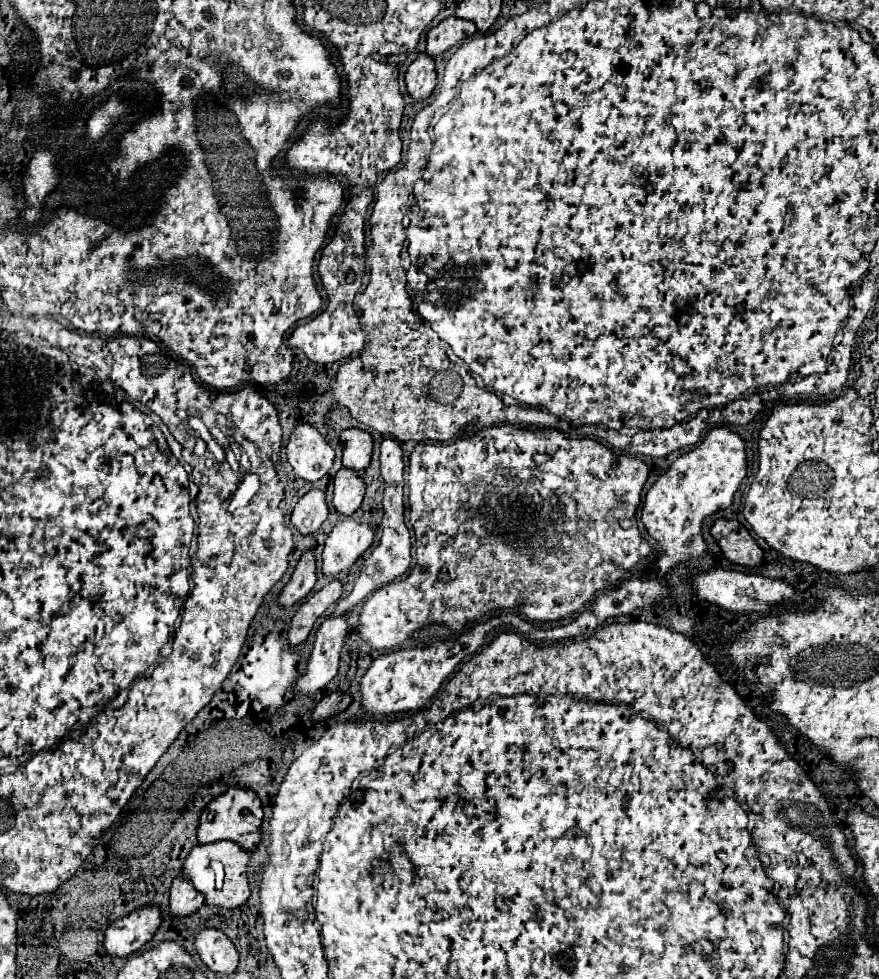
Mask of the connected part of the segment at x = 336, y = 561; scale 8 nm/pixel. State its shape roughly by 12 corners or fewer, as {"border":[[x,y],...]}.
{"border":[[342,518],[330,532],[324,574],[348,570],[374,542],[370,524]]}

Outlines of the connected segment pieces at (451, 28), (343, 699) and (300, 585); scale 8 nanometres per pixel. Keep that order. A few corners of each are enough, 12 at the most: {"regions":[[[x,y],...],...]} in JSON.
{"regions":[[[448,16],[428,32],[426,54],[438,56],[476,32]],[[344,692],[326,694],[314,706],[316,722],[328,720],[346,706],[352,696]],[[308,550],[298,560],[278,602],[294,606],[316,584],[316,560]]]}

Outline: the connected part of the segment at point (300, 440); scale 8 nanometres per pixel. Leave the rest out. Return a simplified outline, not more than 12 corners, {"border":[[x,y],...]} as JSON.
{"border":[[314,426],[294,428],[286,458],[296,476],[316,482],[334,450]]}

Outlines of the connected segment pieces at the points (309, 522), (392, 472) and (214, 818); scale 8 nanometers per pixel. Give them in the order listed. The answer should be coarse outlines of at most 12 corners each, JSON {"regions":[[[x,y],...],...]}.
{"regions":[[[324,490],[306,492],[292,524],[302,534],[316,532],[328,518]],[[394,438],[380,446],[382,540],[366,558],[342,614],[400,578],[412,562],[404,524],[404,460]],[[248,788],[212,800],[198,842],[262,840],[262,802]]]}

